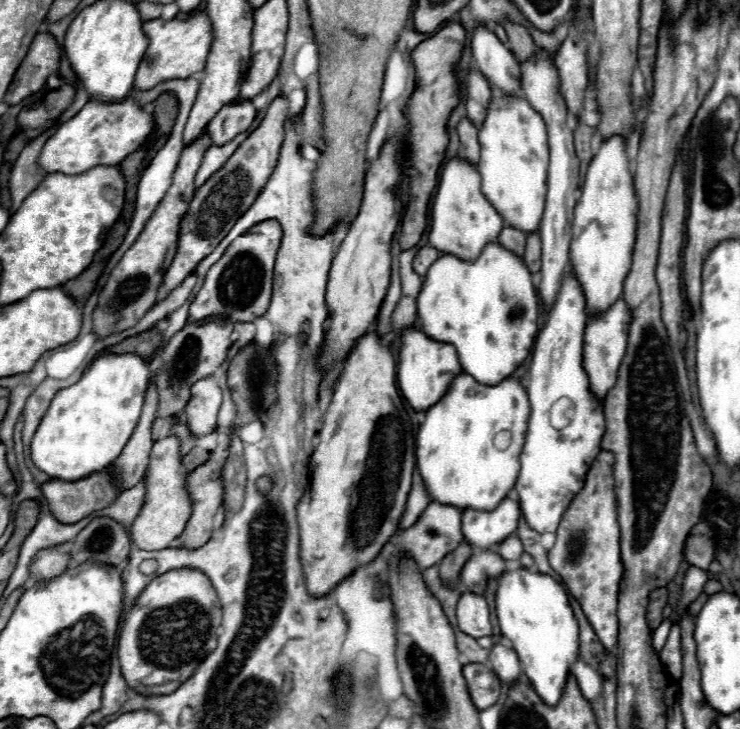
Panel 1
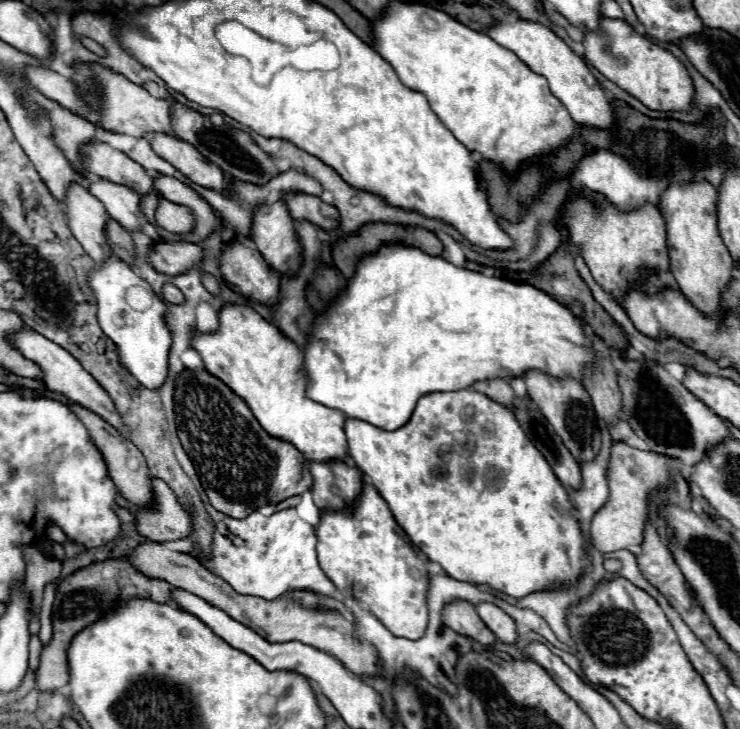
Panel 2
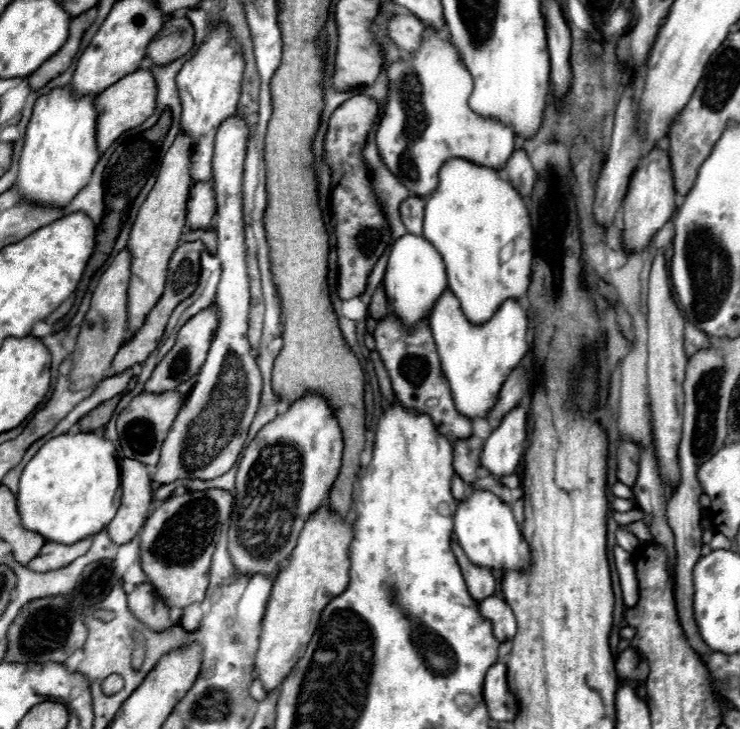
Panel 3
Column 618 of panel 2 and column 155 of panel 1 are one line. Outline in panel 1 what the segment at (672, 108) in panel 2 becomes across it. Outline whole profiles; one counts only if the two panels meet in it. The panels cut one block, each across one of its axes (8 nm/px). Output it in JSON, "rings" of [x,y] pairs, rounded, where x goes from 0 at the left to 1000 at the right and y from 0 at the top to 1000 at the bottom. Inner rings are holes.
{"rings":[[[257,16],[251,25],[235,27],[200,27],[192,33],[195,47],[200,49],[197,74],[186,91],[181,121],[184,123],[203,123],[216,112],[235,110],[235,107],[257,107],[265,99],[276,96],[284,63],[286,63],[286,38],[284,27],[276,16]]]}

